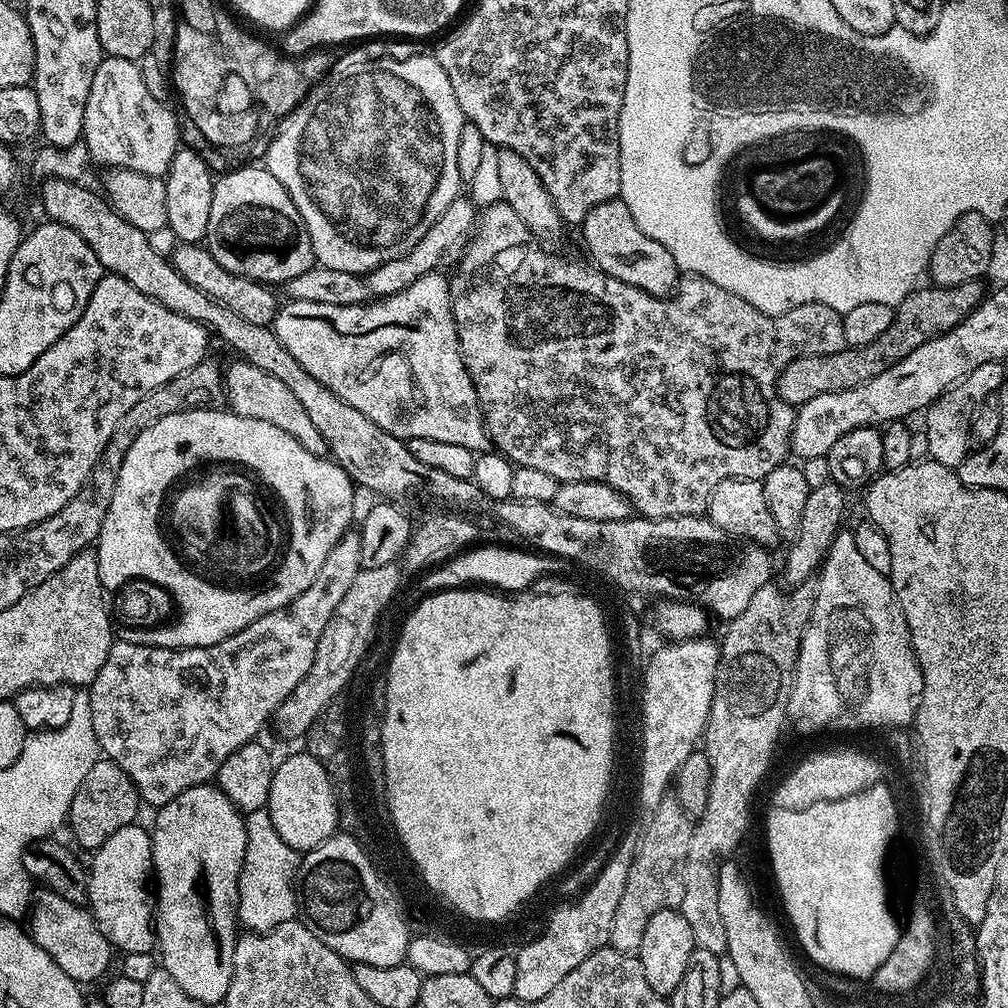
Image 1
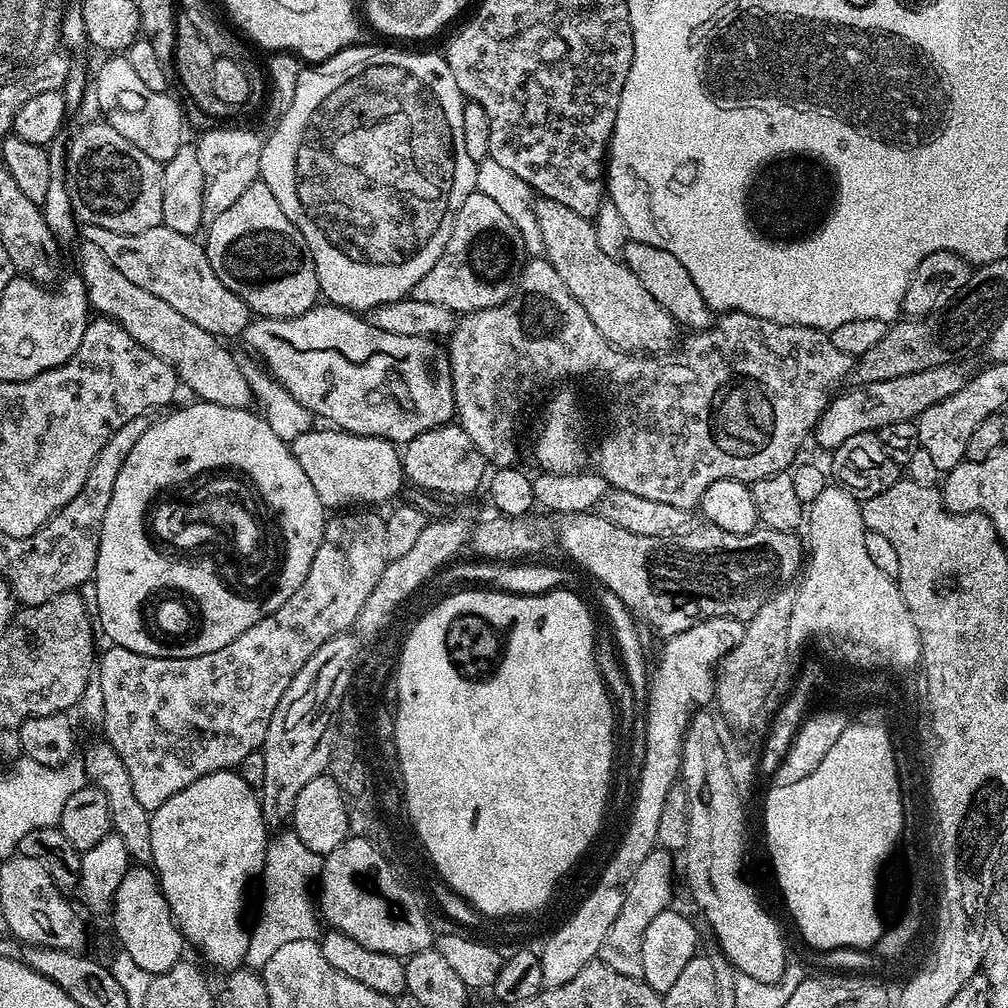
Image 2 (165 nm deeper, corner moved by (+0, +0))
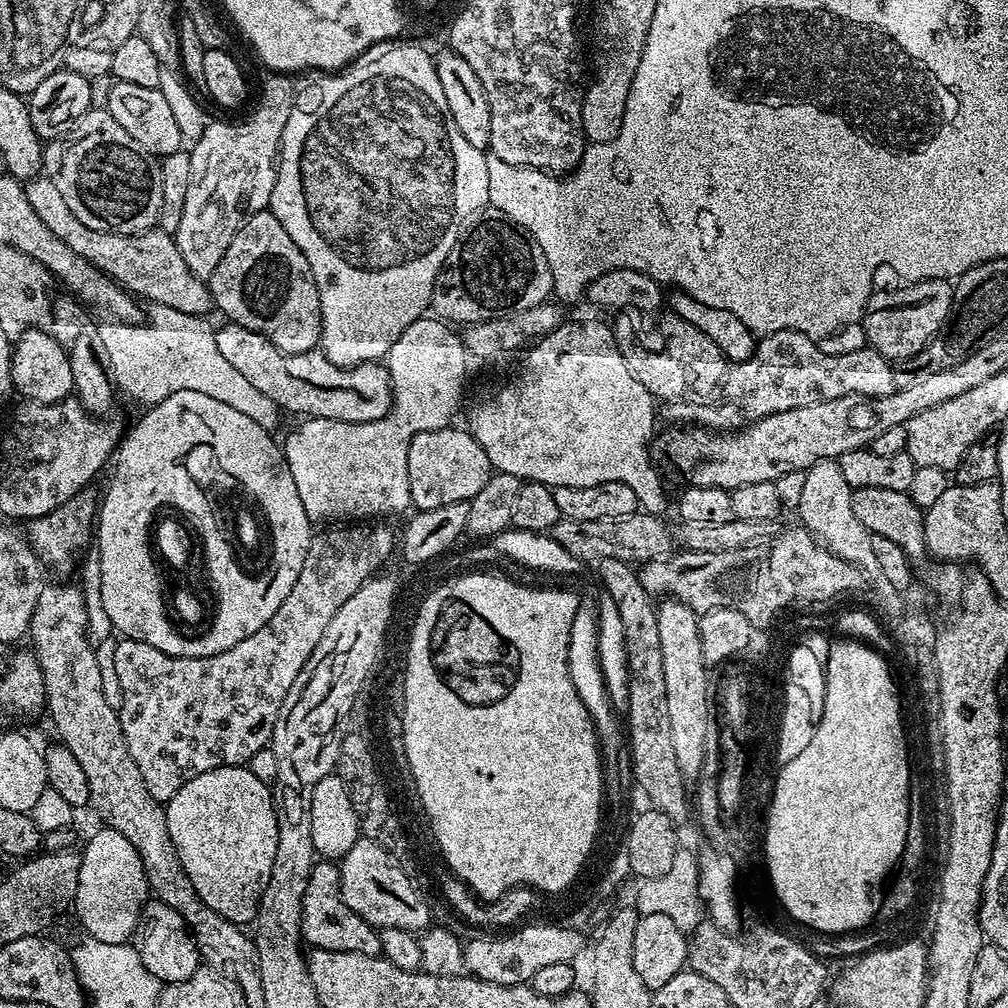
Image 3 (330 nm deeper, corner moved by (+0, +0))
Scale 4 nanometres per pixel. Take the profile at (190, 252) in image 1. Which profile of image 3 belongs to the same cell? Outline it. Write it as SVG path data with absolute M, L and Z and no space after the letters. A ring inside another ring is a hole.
M43 174L27 181L24 193L30 206L34 206L34 214L42 218L42 223L50 230L50 234L54 234L54 238L60 238L70 250L74 250L74 254L80 254L86 262L93 264L99 272L103 272L141 301L153 300L150 302L161 308L203 317L209 315L208 311L213 311L212 293L207 283L195 276L186 262L182 262L182 254L178 254L173 233L163 232L159 226L133 236L90 230L86 222L70 214L70 206L66 206L62 193L54 187L51 178Z

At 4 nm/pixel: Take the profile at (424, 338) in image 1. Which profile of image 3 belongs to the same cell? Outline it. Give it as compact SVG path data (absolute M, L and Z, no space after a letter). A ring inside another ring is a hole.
M224 322L222 326L220 324L215 331L219 353L255 390L272 399L285 413L297 412L300 418L366 423L382 419L392 404L392 384L383 363L339 368L324 356L323 351L313 350L302 354L283 352L257 332L231 322Z

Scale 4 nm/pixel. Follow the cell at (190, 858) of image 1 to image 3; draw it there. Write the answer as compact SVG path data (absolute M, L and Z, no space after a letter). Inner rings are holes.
M246 766L215 768L206 774L198 774L198 778L190 778L190 782L166 802L164 813L178 862L182 862L186 878L190 878L194 890L198 890L198 898L202 898L210 910L222 914L222 918L241 926L251 925L270 882L270 866L274 866L274 854L278 850L278 818L273 789L258 782Z

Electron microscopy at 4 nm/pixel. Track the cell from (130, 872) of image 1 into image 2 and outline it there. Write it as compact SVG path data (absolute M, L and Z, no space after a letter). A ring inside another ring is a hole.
M129 867L122 882L118 884L115 899L112 900L111 916L119 947L126 954L130 954L130 958L134 958L134 962L138 962L142 970L154 977L170 970L170 966L181 963L183 956L180 955L184 948L186 949L186 941L162 894L160 881L151 867Z

